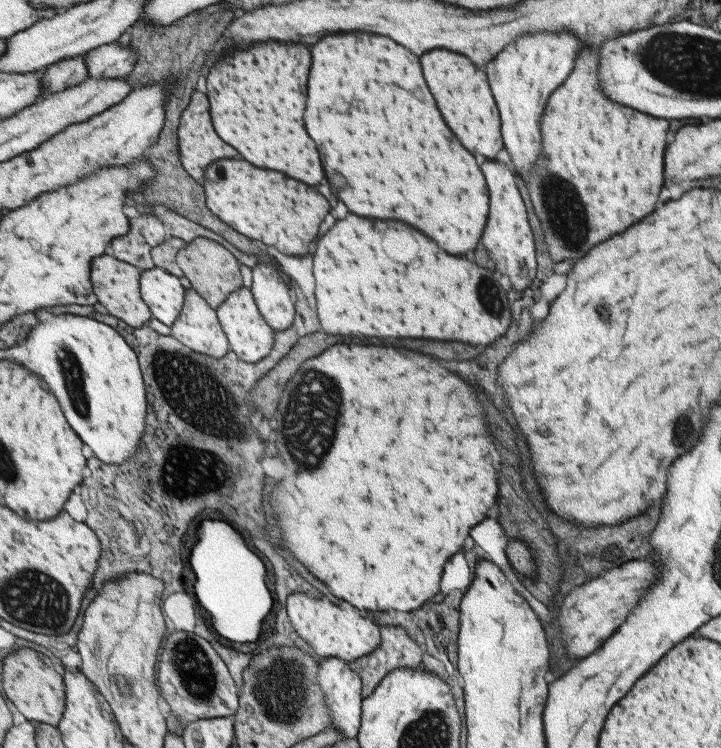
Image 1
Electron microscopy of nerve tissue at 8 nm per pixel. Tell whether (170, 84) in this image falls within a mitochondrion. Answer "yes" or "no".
no

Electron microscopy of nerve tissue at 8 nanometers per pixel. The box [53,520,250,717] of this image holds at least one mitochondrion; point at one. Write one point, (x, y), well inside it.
(187, 661)

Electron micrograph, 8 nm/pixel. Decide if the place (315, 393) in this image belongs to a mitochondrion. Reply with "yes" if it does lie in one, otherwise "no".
yes

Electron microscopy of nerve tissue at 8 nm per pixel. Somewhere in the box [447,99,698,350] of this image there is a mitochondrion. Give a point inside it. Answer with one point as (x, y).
(566, 215)

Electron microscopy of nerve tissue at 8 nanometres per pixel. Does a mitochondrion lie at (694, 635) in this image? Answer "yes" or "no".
no

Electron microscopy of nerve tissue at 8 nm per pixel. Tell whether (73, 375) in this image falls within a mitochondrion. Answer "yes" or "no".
yes

